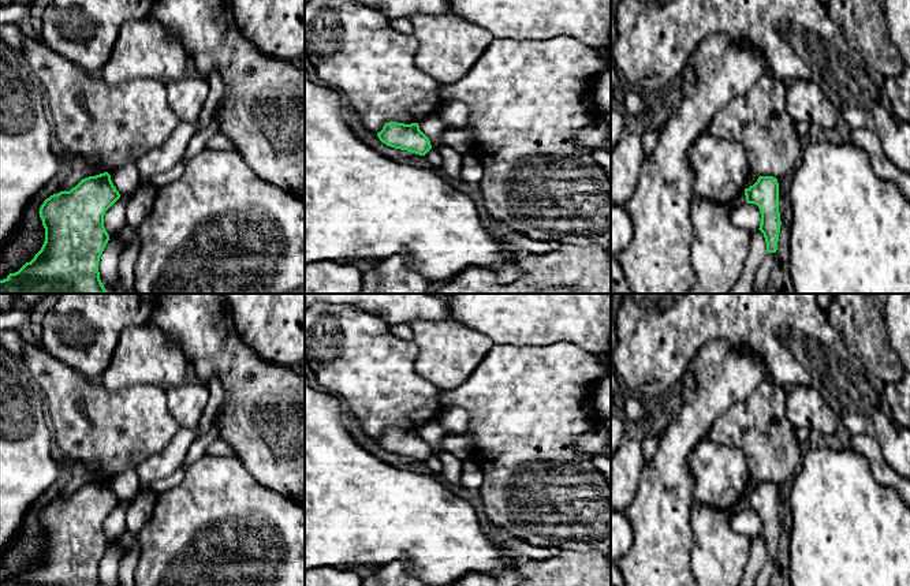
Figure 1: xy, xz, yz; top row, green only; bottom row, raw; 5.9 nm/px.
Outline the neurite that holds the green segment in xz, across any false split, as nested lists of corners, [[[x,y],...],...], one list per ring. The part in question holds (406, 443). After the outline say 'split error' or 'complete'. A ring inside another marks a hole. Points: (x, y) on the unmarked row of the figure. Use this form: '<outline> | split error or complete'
[[[385,429],[377,443],[387,452],[419,462],[425,462],[432,455],[429,444],[419,436],[418,429]]] | complete

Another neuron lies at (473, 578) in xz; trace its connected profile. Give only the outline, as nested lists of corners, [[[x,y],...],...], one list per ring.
[[[470,572],[454,586],[497,586],[497,583],[492,575],[482,572]]]

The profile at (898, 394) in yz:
[[[905,373],[899,381],[885,384],[884,393],[894,422],[910,430],[910,374]]]

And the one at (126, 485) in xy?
[[[127,469],[111,479],[111,486],[120,501],[135,497],[139,493],[139,477],[135,469]]]

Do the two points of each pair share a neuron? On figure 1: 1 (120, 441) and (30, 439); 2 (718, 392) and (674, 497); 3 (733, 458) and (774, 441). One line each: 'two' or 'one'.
1: two
2: one
3: two

